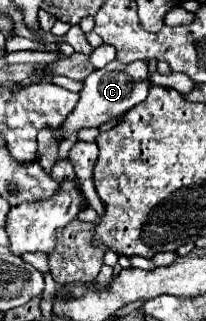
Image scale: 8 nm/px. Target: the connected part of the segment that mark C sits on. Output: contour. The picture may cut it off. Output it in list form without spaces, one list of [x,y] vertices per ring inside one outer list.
[[[112,60],[102,70],[94,70],[84,80],[84,90],[80,92],[78,106],[74,108],[74,112],[66,118],[66,122],[60,128],[62,136],[68,136],[80,128],[98,128],[110,118],[126,114],[130,108],[146,100],[148,90],[150,90],[150,80],[148,80],[148,66],[144,60],[138,60],[132,64],[122,64],[118,60]]]

